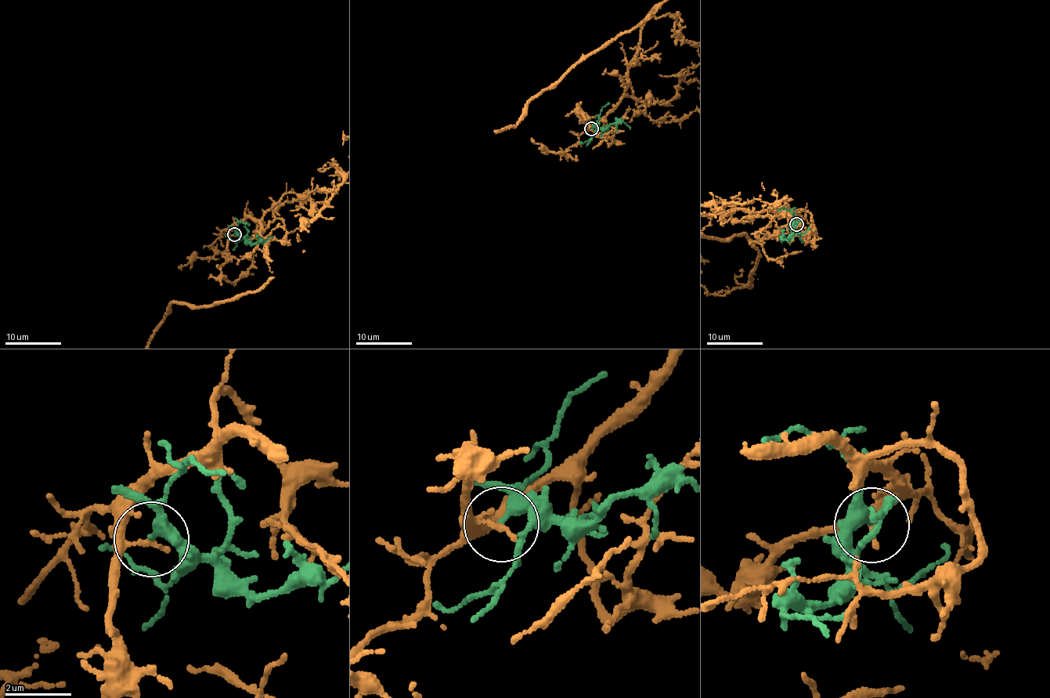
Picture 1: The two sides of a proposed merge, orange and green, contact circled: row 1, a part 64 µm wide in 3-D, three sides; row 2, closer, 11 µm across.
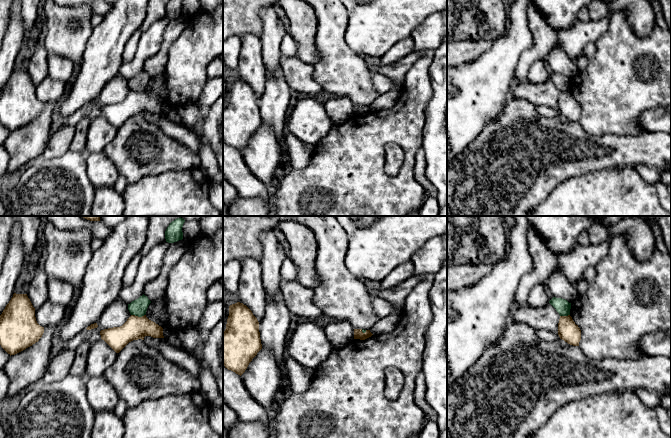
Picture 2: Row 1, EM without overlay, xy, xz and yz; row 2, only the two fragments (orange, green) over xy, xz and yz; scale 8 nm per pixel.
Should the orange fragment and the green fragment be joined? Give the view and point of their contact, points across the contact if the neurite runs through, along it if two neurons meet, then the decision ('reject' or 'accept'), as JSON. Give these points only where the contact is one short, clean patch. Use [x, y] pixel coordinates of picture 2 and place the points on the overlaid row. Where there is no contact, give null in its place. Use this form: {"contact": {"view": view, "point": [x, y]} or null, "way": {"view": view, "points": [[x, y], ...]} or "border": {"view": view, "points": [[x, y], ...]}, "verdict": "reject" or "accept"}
{"contact": {"view": "xy", "point": [137, 316]}, "verdict": "reject"}

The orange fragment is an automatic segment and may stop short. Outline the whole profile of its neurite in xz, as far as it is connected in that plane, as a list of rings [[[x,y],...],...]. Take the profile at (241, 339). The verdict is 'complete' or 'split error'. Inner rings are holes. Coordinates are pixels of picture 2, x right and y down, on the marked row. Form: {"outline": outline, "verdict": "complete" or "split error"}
{"outline": [[[243,303],[229,306],[226,329],[223,332],[223,365],[242,375],[262,349],[259,322]]], "verdict": "complete"}

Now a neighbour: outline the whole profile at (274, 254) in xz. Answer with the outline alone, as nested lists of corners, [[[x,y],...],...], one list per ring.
[[[273,229],[260,235],[263,255],[260,260],[263,286],[267,296],[274,296],[280,291],[280,268],[288,257],[288,252],[282,247],[273,233]]]

